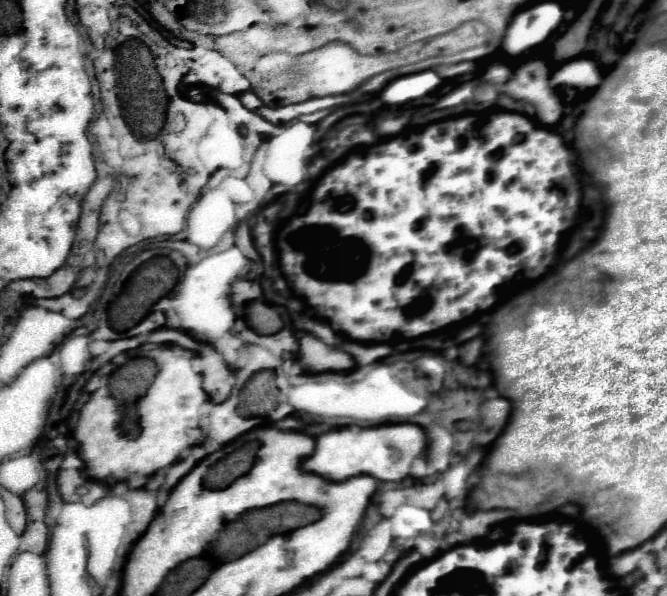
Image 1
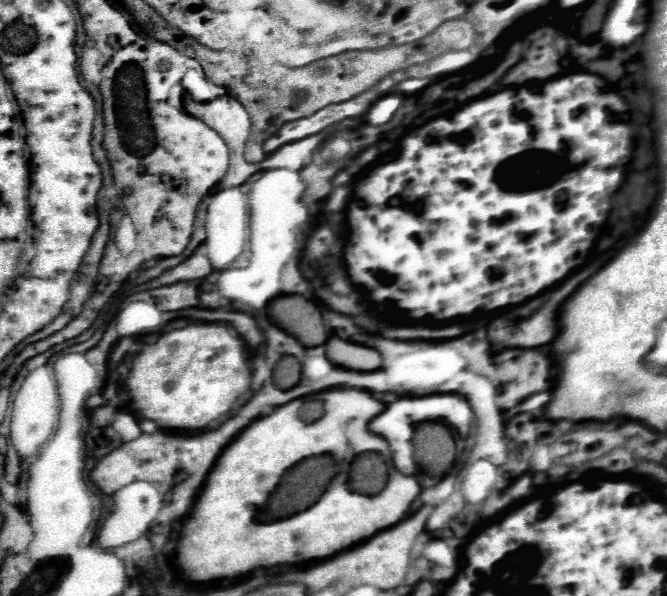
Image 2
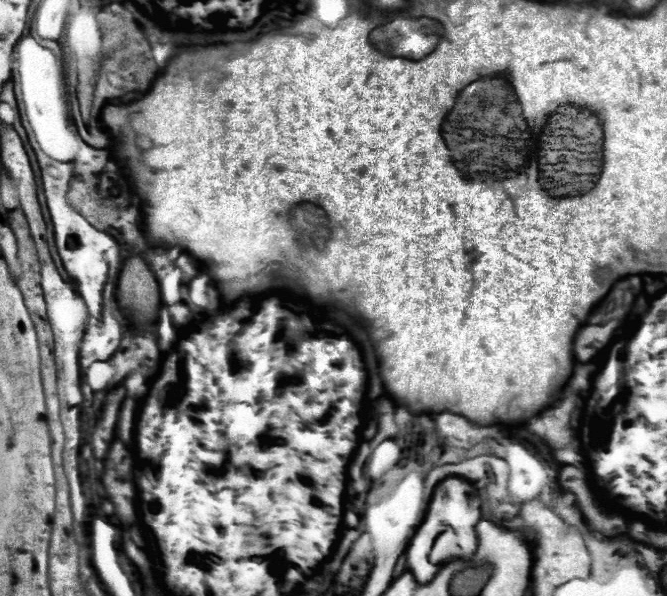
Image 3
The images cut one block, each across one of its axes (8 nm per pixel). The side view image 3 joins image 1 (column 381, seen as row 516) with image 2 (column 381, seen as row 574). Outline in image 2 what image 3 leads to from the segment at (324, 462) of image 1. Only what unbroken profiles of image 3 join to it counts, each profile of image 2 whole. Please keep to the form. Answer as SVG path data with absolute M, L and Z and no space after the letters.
M430 394L430 396L402 396L396 402L388 404L384 414L380 414L380 418L372 420L372 432L388 438L390 446L392 446L392 460L396 462L396 468L402 474L416 474L416 464L414 464L414 452L412 452L412 434L414 428L420 422L442 422L450 428L454 428L454 432L464 440L468 436L470 424L472 424L474 412L468 404L468 400L460 394Z

